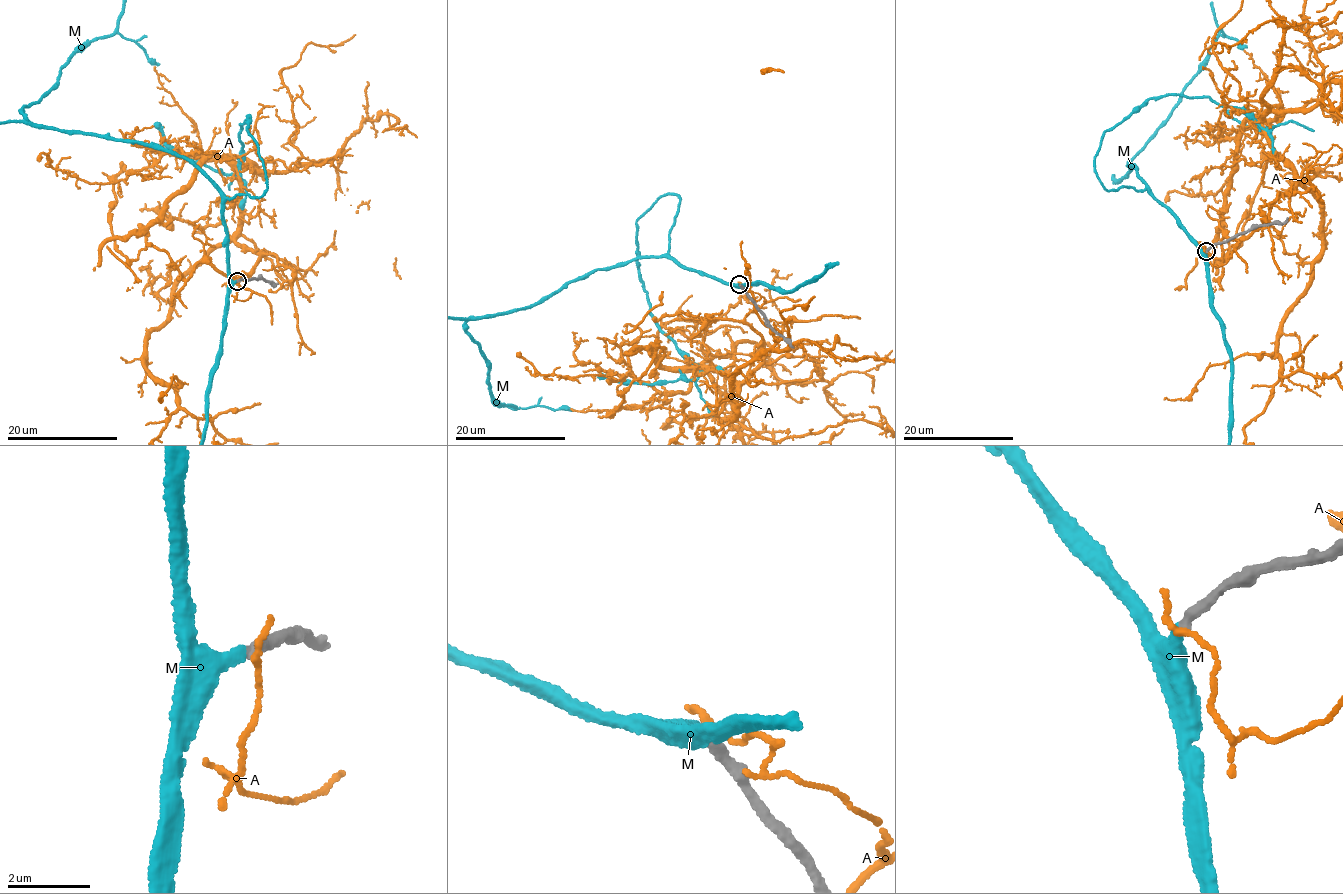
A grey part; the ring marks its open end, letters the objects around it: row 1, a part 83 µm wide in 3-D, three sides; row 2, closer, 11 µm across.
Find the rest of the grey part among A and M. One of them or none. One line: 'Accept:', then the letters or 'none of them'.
Accept: M

